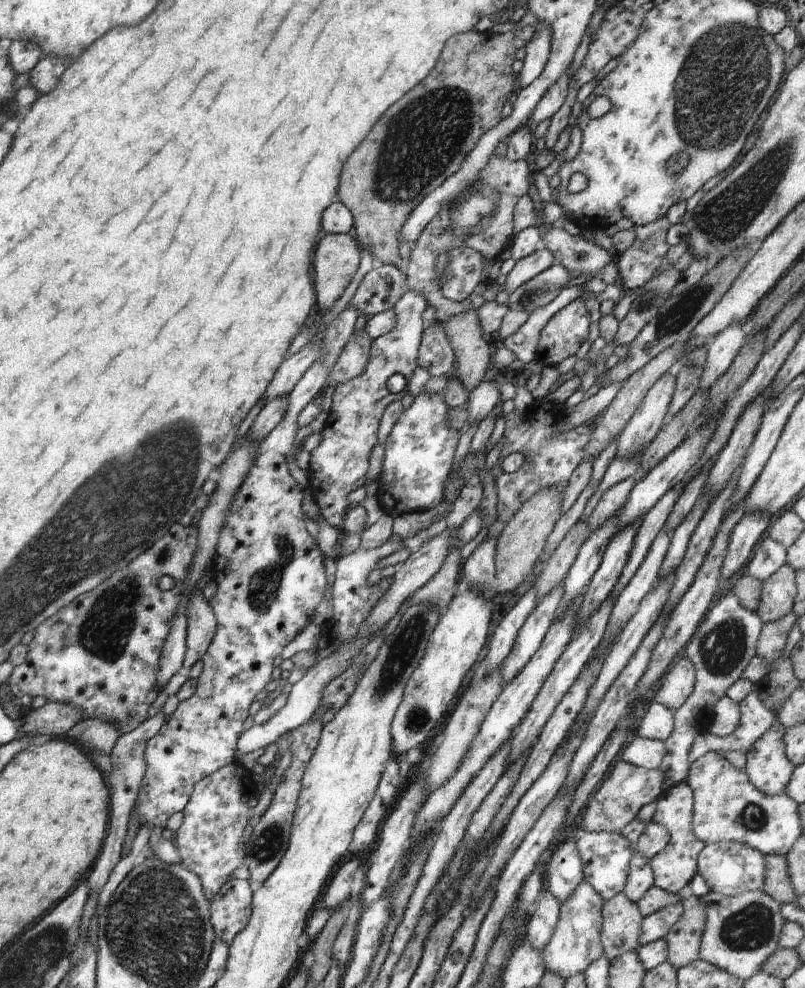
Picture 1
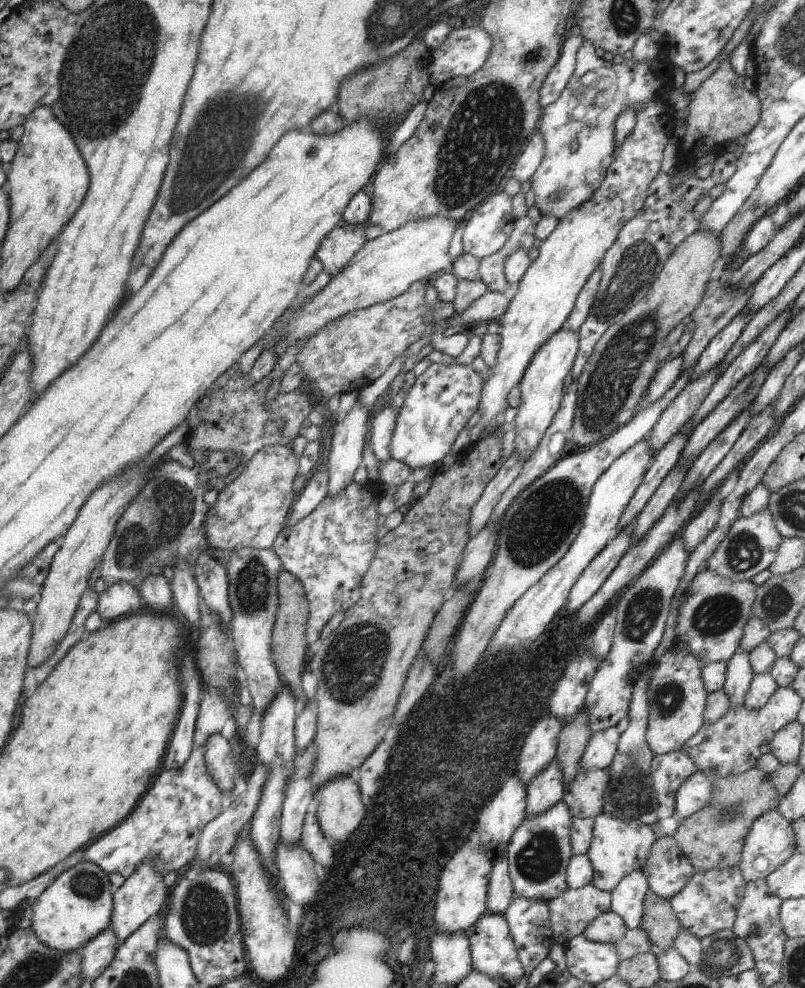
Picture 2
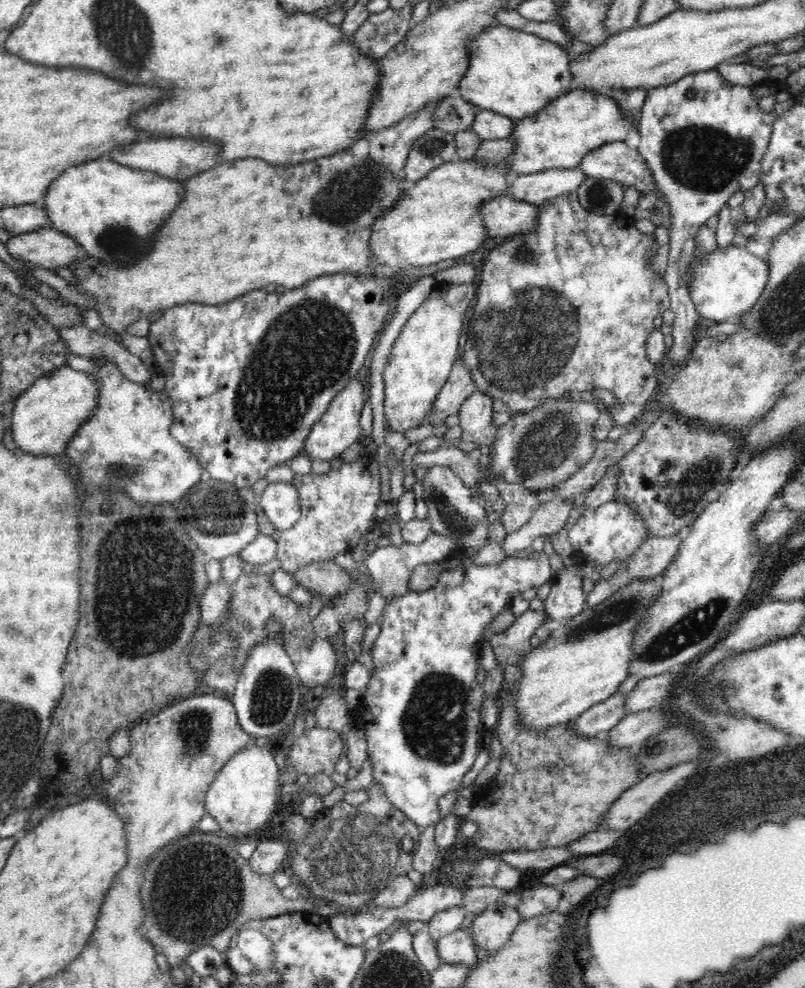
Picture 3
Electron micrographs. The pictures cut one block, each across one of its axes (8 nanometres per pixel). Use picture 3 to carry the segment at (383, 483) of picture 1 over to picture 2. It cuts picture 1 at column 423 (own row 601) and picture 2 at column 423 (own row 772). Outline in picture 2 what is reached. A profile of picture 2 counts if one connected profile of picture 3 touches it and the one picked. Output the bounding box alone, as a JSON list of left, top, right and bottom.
[389,363,485,470]

